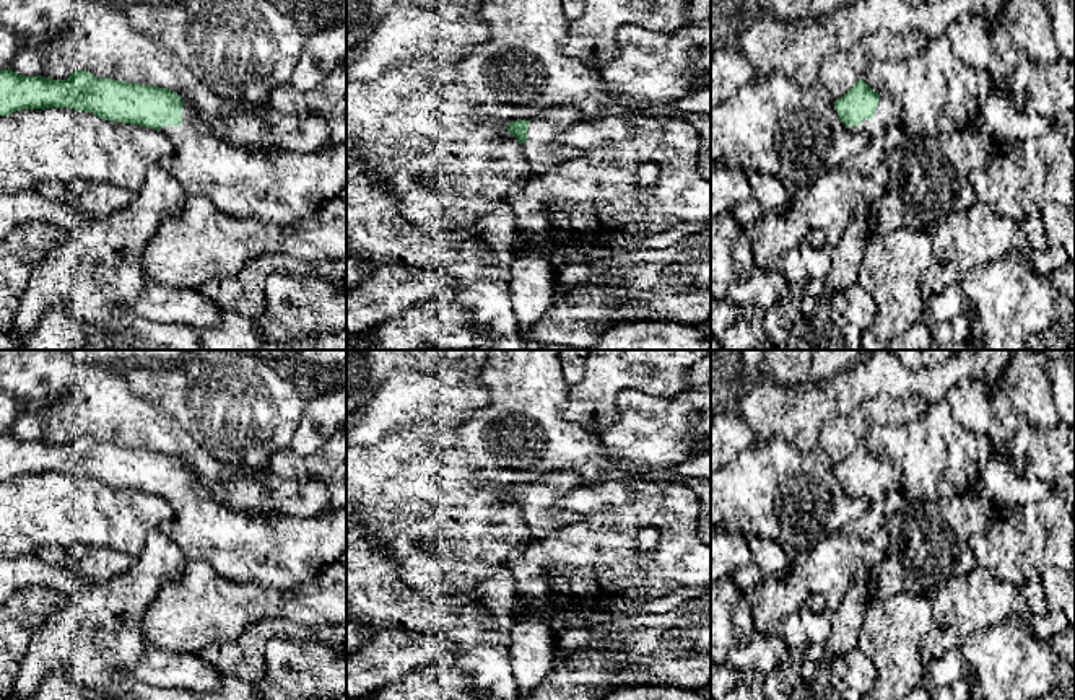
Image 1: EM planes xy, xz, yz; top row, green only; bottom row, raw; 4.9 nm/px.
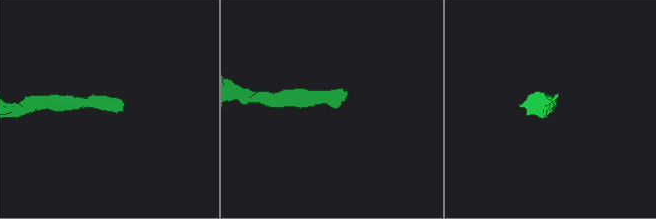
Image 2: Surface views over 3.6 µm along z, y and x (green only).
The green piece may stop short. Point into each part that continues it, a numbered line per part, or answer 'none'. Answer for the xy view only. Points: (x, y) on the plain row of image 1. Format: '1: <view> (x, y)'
1: xy (285, 552)

